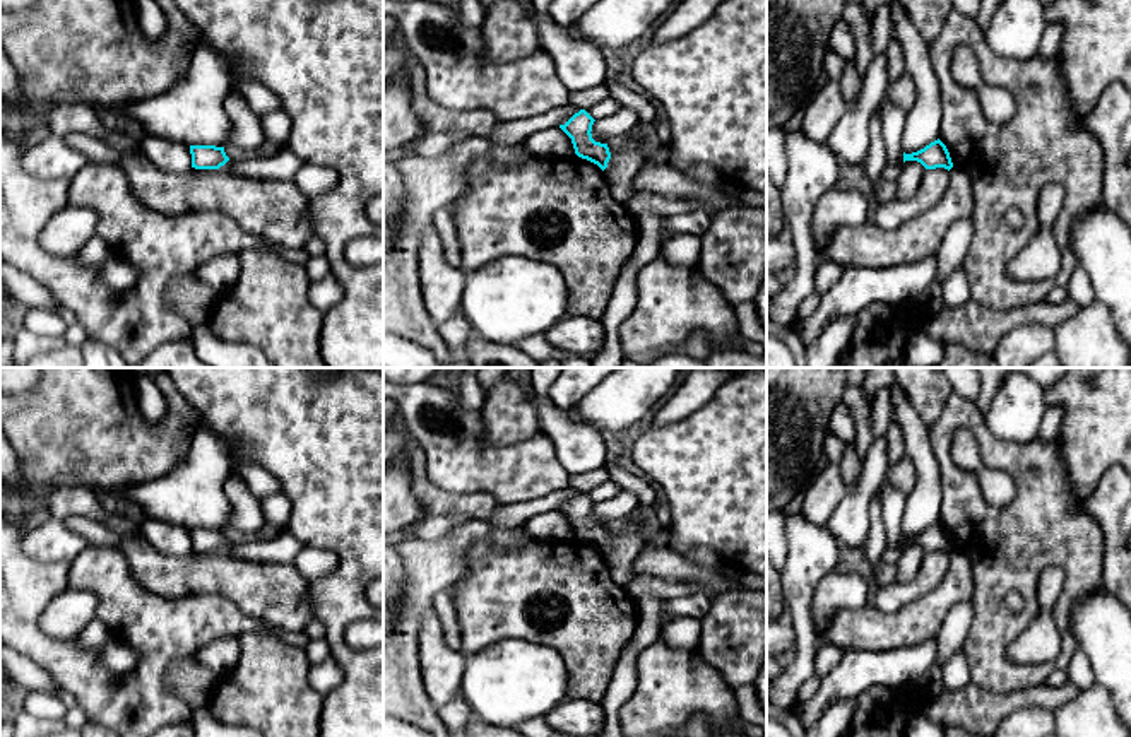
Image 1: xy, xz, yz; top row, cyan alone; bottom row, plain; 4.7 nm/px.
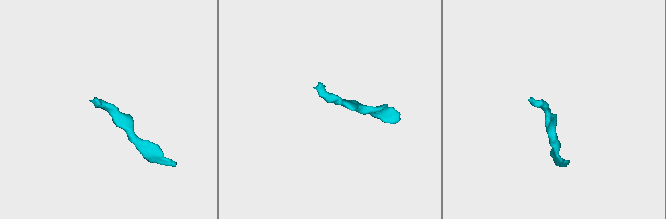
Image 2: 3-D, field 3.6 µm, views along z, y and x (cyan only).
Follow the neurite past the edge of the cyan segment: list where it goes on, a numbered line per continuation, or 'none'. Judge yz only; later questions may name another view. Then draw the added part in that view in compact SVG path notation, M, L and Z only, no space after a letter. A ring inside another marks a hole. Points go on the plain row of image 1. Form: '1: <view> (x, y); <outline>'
none

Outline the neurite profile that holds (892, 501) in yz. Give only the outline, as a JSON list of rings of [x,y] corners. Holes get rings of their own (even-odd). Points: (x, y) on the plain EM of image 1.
[[[883,482],[874,494],[879,499],[879,513],[886,530],[888,545],[903,545],[902,522],[907,506],[907,494]]]

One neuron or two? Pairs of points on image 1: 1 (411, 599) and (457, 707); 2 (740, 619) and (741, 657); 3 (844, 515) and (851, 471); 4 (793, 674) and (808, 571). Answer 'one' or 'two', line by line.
1: two
2: one
3: two
4: one

